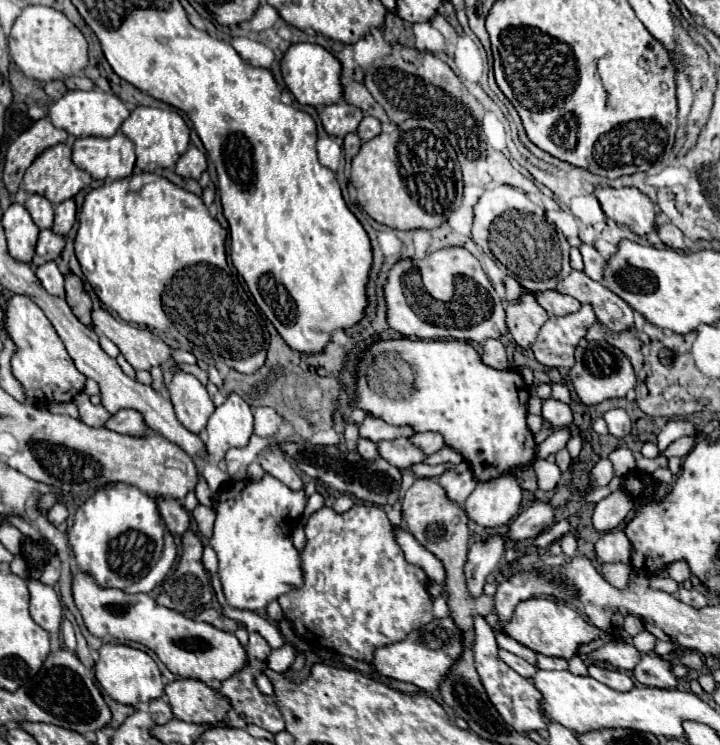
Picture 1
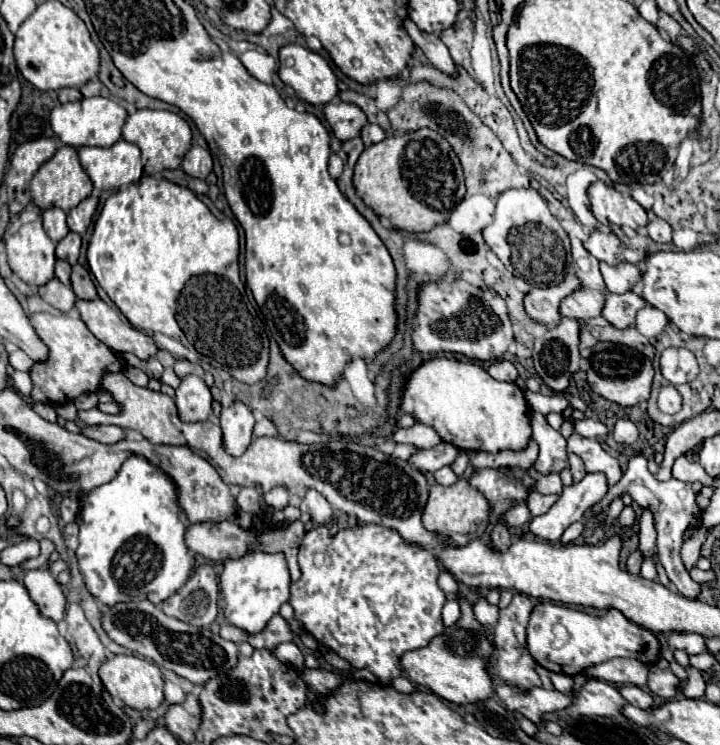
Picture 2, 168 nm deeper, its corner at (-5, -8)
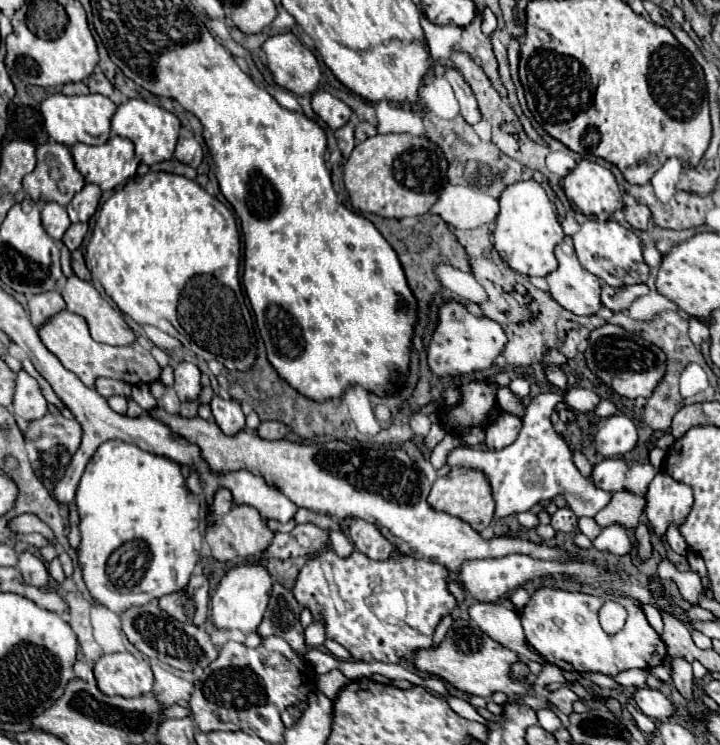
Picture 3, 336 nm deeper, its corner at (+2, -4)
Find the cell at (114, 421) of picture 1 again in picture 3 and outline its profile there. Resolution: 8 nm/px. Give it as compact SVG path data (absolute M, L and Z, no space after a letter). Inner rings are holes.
M48 412L44 418L30 422L24 430L24 436L40 452L52 452L58 446L64 446L72 456L78 450L82 428L74 418L64 418L60 412Z

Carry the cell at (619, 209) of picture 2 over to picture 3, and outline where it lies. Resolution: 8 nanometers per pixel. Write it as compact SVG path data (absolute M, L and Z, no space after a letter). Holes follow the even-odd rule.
M580 160L562 180L564 192L572 206L584 216L606 212L612 214L624 206L624 194L612 172L596 162Z

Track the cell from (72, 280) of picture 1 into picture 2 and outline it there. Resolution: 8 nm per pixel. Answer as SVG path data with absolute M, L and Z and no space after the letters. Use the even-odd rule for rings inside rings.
M79 264L73 266L71 284L73 284L73 292L79 300L95 300L97 298L97 290L95 290L95 284L93 284L89 272Z

